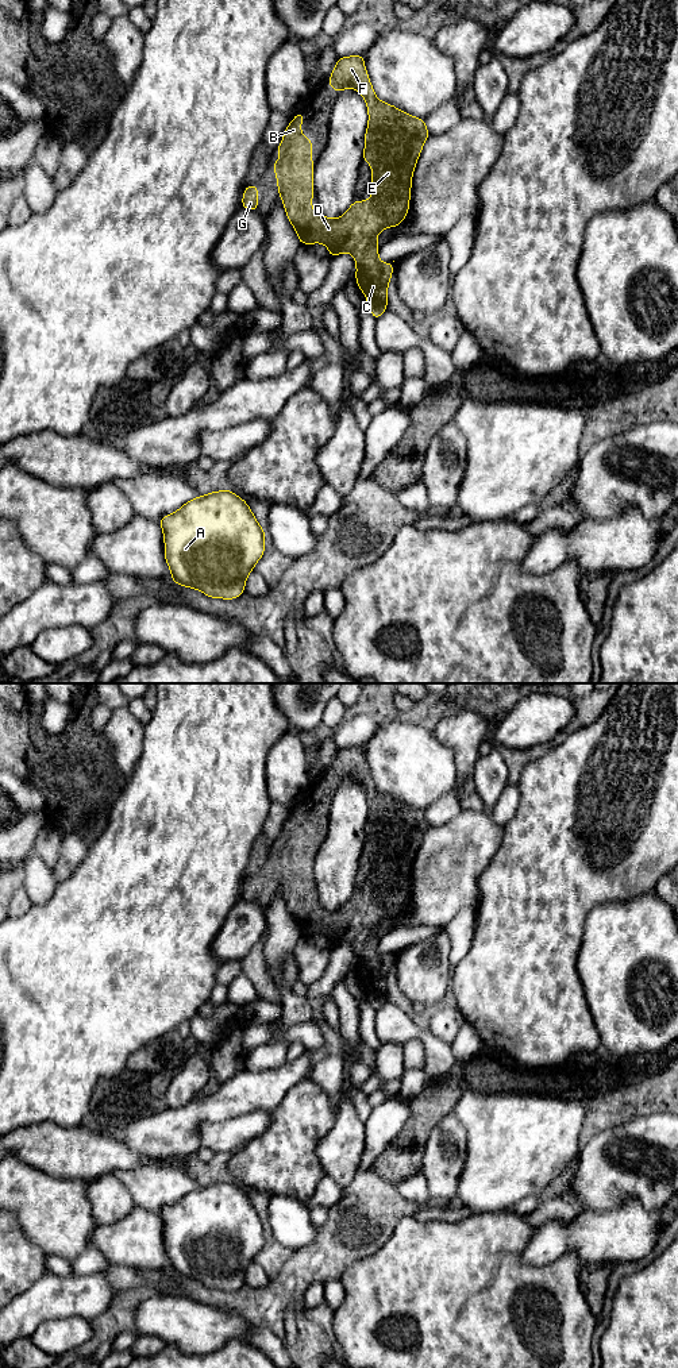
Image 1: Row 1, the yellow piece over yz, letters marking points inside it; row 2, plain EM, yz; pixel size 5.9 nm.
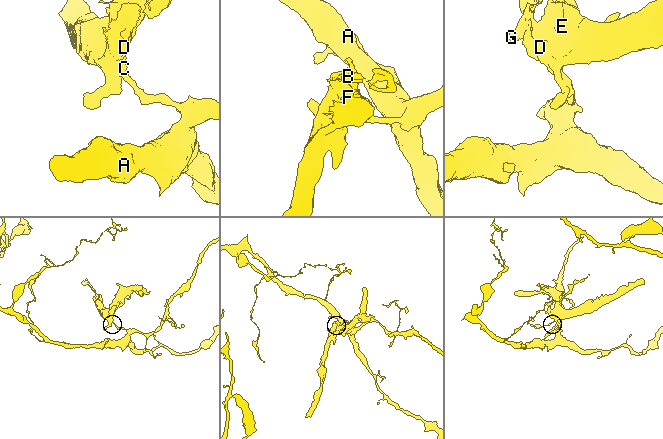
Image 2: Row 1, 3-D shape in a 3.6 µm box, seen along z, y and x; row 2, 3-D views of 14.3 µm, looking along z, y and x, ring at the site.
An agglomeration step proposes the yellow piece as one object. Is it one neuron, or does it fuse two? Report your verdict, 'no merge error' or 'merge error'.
merge error

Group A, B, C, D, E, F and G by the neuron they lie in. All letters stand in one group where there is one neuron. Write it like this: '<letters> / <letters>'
A / B C D E F G

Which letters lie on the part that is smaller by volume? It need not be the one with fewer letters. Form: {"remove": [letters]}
{"remove": ["B", "C", "D", "E", "F", "G"]}

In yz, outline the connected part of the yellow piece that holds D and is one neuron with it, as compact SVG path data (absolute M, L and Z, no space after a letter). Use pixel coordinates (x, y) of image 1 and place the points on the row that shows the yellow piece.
M362 55L339 57L331 77L327 80L336 93L344 88L357 89L367 104L369 124L365 134L365 151L363 162L371 163L371 199L367 201L354 200L351 207L342 217L327 219L323 212L315 213L312 211L313 196L313 163L312 163L312 140L301 135L301 120L307 117L305 113L297 111L294 119L288 124L281 144L276 154L281 154L281 161L274 161L271 167L277 176L278 194L282 199L285 212L293 228L297 231L297 238L301 244L324 243L328 247L330 257L334 258L342 253L351 253L357 265L355 281L367 297L367 302L375 301L386 305L388 302L388 284L393 274L393 262L381 263L378 259L377 234L388 227L397 227L404 221L405 215L409 212L409 197L413 169L421 153L423 144L429 136L424 119L415 117L407 112L393 107L392 104L382 103L377 99L371 82L369 80L365 59Z

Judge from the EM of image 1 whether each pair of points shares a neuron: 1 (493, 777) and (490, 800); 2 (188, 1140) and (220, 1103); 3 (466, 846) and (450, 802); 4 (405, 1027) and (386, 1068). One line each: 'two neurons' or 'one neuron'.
1: one neuron
2: one neuron
3: two neurons
4: two neurons

